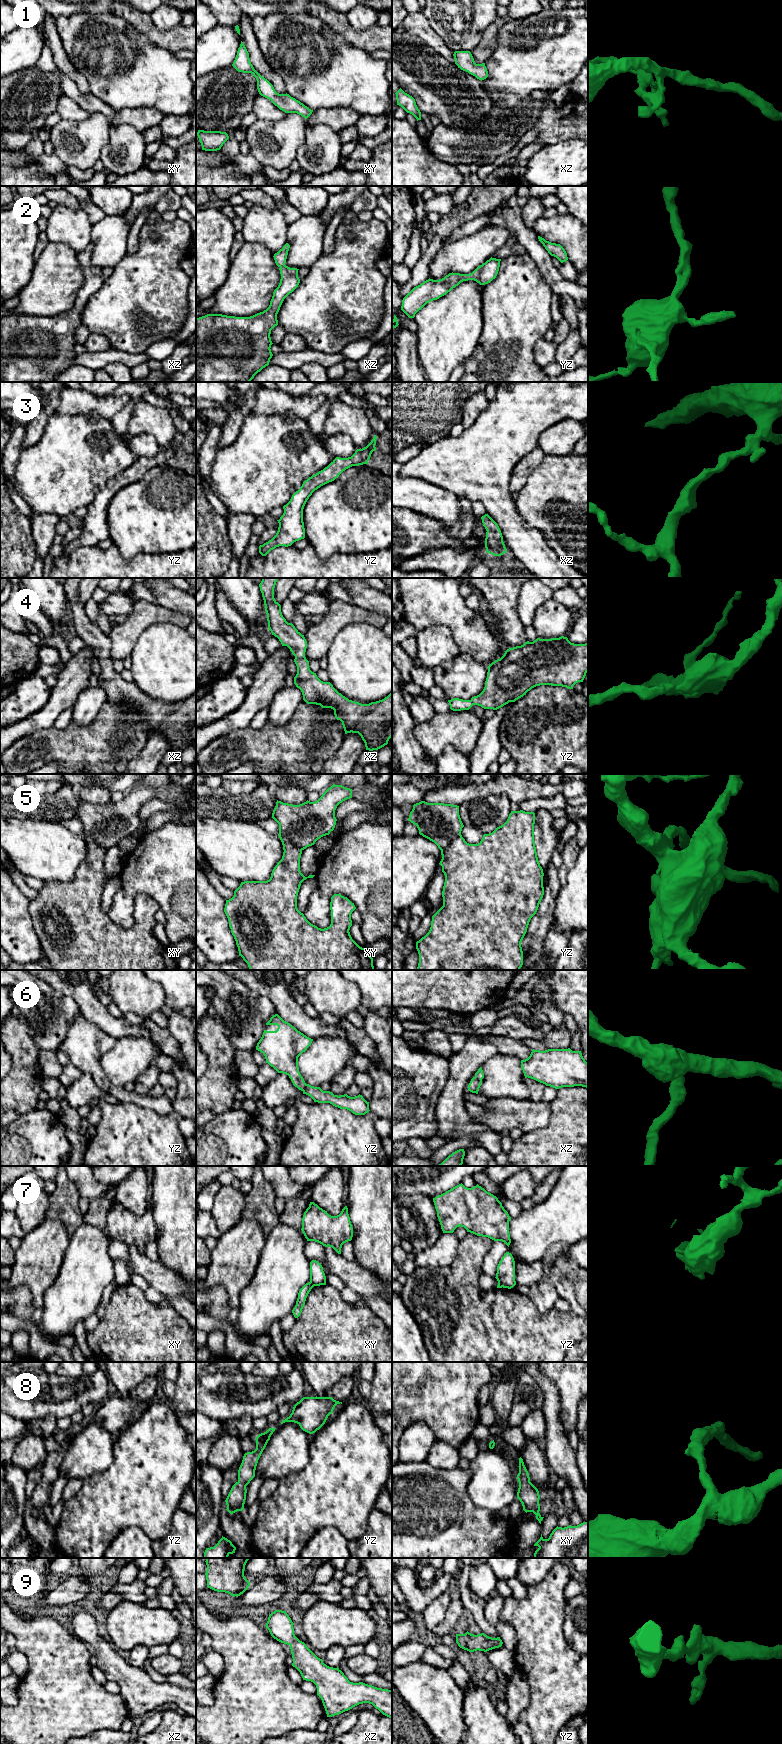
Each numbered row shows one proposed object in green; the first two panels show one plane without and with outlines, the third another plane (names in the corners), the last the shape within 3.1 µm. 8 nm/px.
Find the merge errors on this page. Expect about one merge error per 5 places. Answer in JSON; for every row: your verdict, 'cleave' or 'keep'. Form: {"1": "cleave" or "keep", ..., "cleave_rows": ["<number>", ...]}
{"1": "keep", "2": "keep", "3": "keep", "4": "keep", "5": "cleave", "6": "keep", "7": "cleave", "8": "keep", "9": "keep", "cleave_rows": ["5", "7"]}

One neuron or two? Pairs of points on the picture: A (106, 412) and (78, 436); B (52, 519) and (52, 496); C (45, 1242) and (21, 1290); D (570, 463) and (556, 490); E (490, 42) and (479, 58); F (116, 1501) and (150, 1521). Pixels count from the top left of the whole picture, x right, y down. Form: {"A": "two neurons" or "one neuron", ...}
{"A": "two neurons", "B": "two neurons", "C": "two neurons", "D": "one neuron", "E": "one neuron", "F": "one neuron"}

